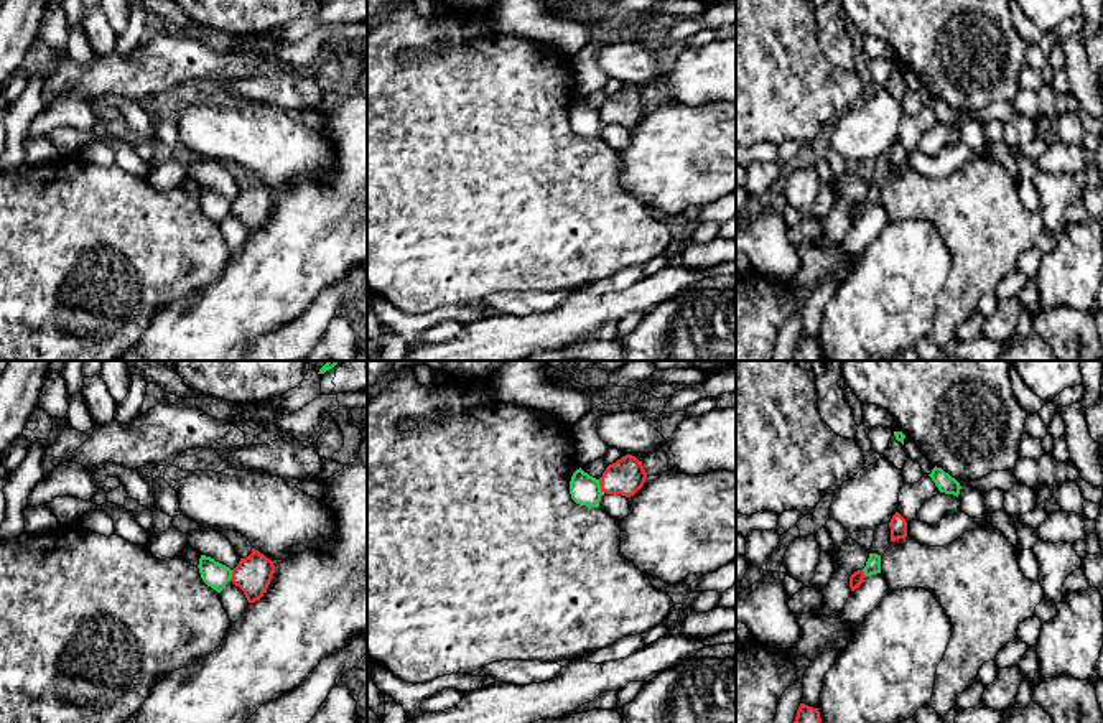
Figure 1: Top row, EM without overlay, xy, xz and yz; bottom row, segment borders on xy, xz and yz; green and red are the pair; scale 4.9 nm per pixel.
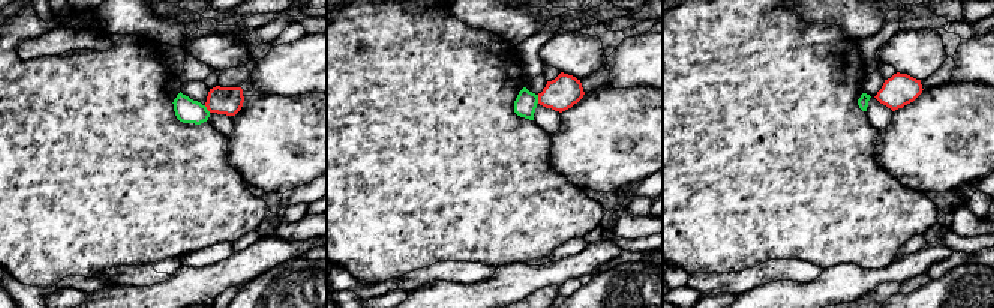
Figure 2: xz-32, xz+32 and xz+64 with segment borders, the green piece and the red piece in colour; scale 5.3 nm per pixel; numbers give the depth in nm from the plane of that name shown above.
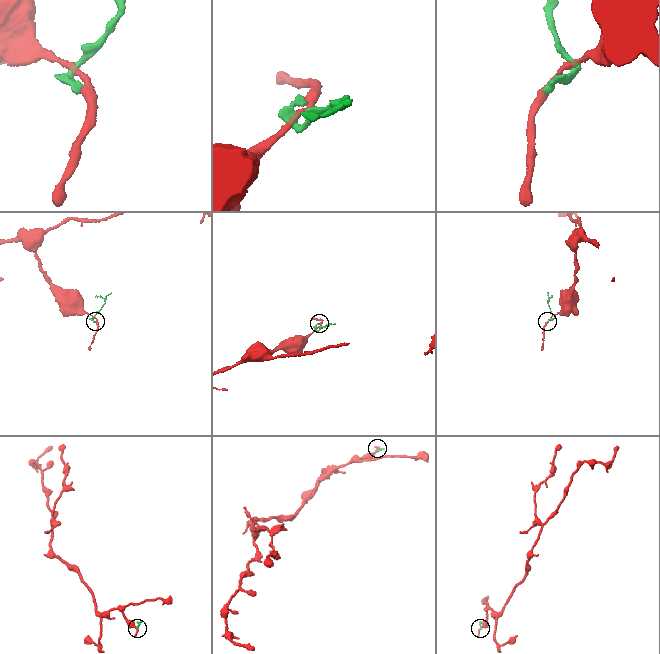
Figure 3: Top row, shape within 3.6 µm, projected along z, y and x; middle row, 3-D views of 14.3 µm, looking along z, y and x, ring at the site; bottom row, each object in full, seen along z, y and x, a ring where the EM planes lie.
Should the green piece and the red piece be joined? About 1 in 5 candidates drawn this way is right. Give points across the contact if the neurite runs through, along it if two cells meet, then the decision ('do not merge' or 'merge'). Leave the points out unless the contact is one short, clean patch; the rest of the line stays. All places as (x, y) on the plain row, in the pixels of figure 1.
do not merge

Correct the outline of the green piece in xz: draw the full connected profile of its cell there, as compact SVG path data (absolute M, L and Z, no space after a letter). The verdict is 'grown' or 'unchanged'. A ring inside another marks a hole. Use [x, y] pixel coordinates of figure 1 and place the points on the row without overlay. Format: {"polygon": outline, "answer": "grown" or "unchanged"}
{"polygon": "M579 99L571 107L570 125L571 130L579 137L599 138L599 132L603 127L599 110L589 107Z", "answer": "unchanged"}

